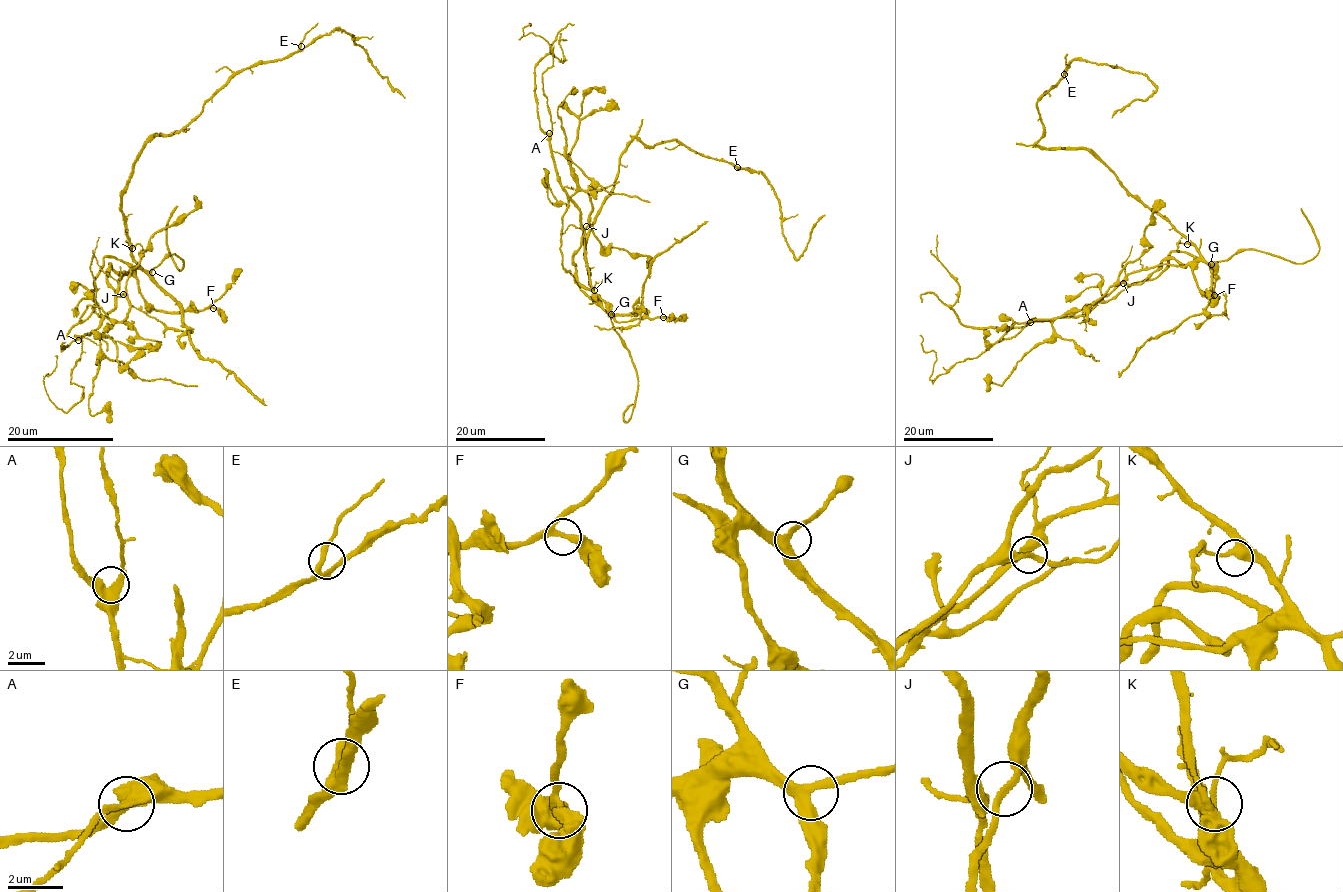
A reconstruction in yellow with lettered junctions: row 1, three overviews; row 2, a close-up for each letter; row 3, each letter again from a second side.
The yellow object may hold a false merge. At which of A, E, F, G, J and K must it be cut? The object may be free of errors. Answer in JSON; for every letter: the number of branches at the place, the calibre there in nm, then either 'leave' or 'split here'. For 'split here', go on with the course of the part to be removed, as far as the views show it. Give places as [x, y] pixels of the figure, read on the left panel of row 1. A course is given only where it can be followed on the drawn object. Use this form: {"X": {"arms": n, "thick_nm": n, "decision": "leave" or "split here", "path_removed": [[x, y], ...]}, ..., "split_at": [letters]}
{"A": {"arms": 3, "thick_nm": 320, "decision": "leave"}, "E": {"arms": 3, "thick_nm": 280, "decision": "leave"}, "F": {"arms": 3, "thick_nm": 260, "decision": "leave"}, "G": {"arms": 3, "thick_nm": 320, "decision": "leave"}, "J": {"arms": 3, "thick_nm": 200, "decision": "leave"}, "K": {"arms": 3, "thick_nm": 380, "decision": "leave"}, "split_at": []}

